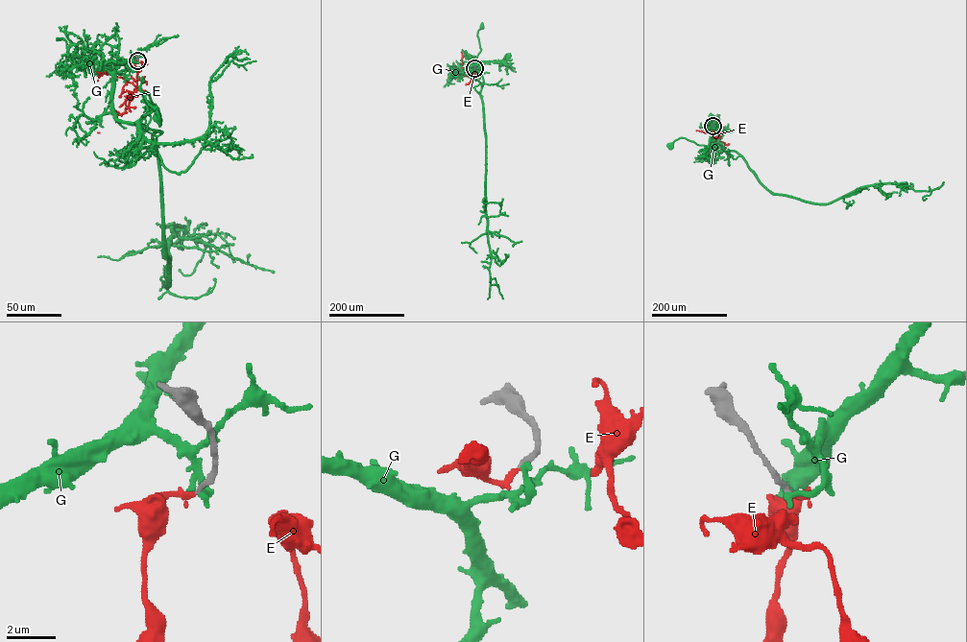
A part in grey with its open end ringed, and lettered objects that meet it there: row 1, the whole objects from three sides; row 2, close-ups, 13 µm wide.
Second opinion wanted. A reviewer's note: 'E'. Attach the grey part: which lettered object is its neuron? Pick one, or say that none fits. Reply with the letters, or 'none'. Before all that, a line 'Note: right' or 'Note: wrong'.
Note: right
E

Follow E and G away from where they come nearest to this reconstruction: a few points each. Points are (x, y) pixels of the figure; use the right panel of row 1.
E: (713, 126), (712, 134), (719, 135), (718, 130), (696, 130)
G: (713, 126), (716, 134), (714, 147), (699, 145), (682, 137), (670, 146)

